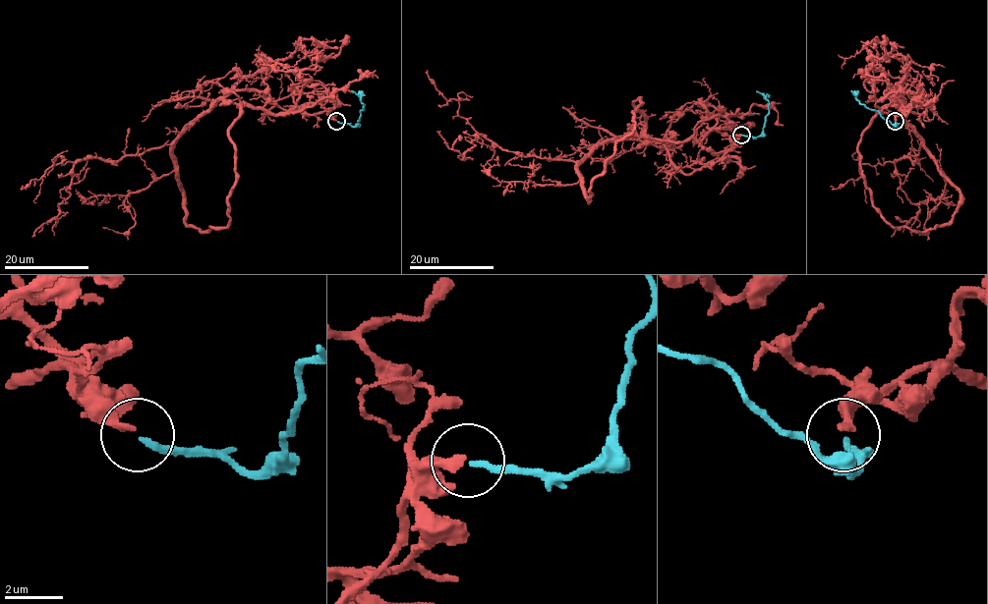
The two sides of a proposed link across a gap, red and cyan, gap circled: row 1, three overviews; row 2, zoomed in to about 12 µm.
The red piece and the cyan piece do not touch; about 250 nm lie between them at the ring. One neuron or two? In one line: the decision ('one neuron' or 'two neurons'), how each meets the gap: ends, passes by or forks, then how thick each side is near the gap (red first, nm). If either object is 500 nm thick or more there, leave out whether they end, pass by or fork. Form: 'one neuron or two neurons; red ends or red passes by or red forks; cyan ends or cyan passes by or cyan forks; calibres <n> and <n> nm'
two neurons; red ends; cyan ends; calibres 280 and 220 nm

